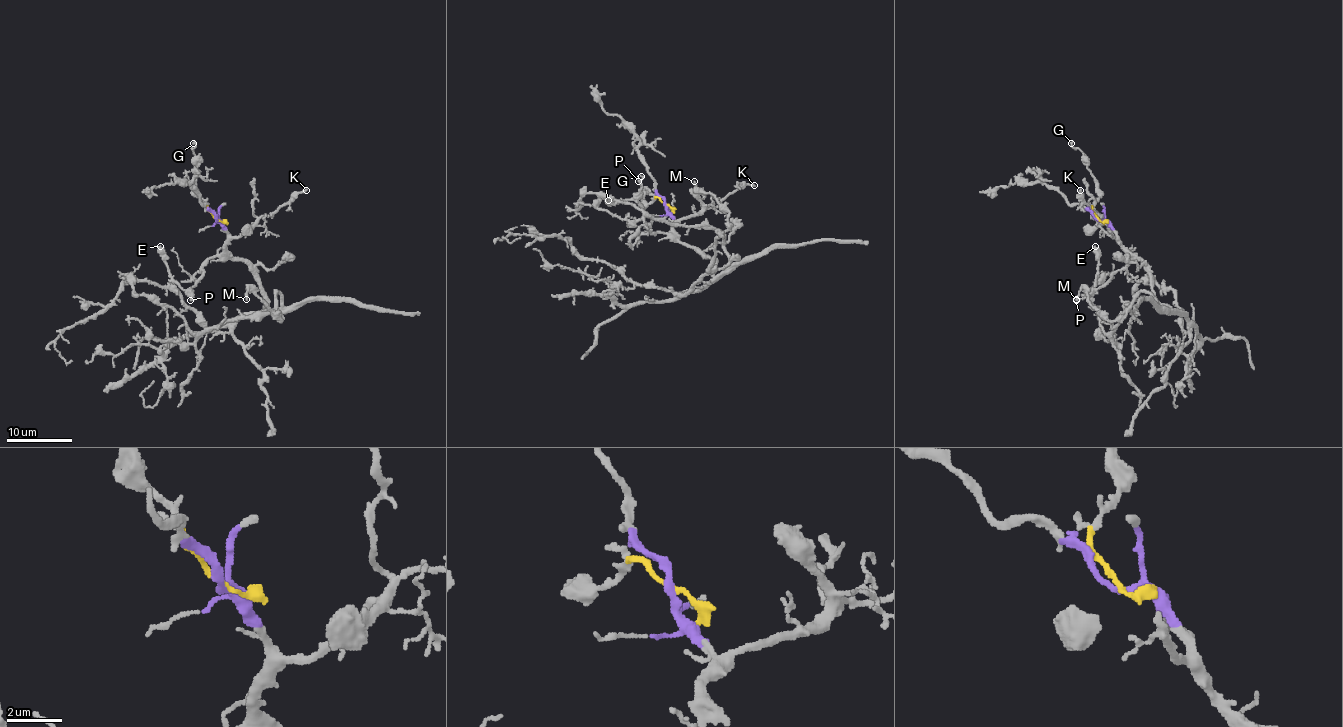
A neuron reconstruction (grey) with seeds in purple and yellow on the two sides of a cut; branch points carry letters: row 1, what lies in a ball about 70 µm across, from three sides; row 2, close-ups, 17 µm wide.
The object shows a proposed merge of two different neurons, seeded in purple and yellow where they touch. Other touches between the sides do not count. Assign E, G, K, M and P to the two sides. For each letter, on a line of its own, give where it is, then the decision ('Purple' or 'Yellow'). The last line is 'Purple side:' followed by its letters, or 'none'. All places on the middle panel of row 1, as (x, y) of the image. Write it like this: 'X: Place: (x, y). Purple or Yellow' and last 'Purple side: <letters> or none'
E: Place: (608, 200). Purple
G: Place: (641, 176). Yellow
K: Place: (754, 185). Purple
M: Place: (694, 181). Purple
P: Place: (638, 181). Purple
Purple side: E, K, M, P

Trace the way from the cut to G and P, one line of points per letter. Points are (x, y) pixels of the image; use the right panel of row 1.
G: (1098, 220), (1092, 209), (1098, 194), (1095, 178), (1087, 168), (1087, 158), (1070, 143)
P: (1098, 220), (1108, 224), (1128, 255), (1128, 263), (1084, 298), (1075, 299)

